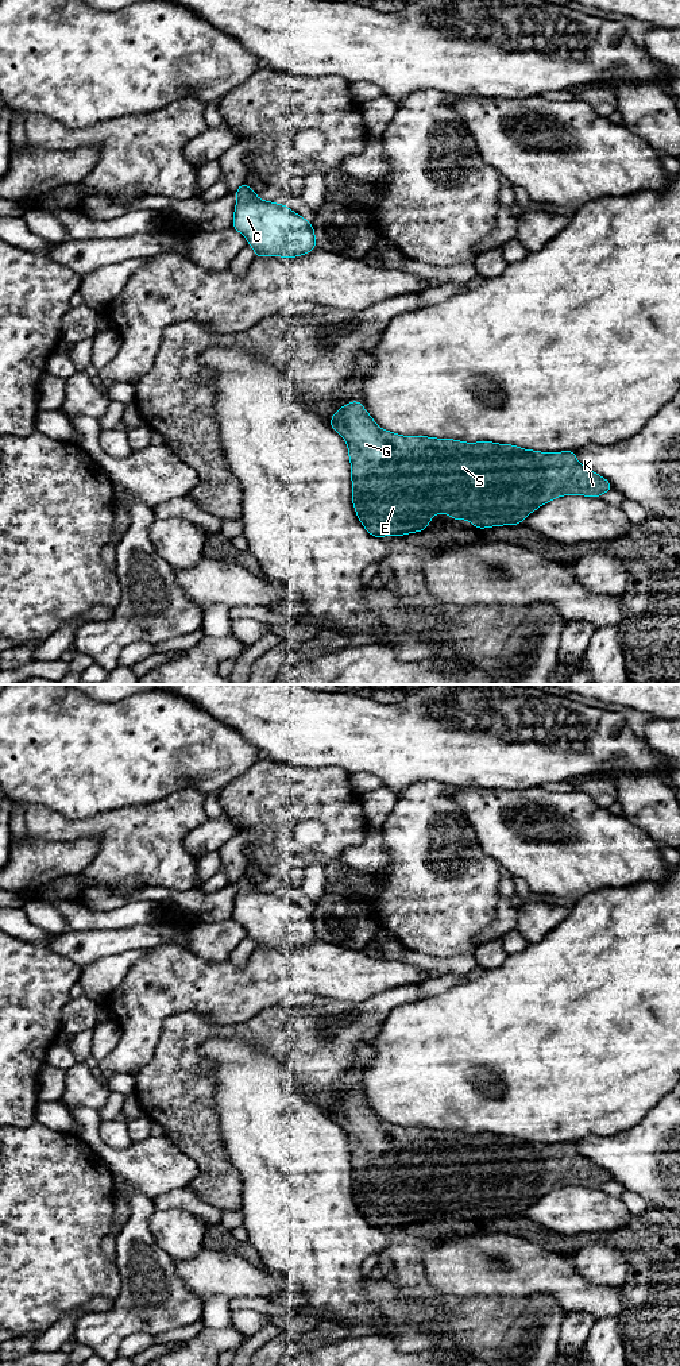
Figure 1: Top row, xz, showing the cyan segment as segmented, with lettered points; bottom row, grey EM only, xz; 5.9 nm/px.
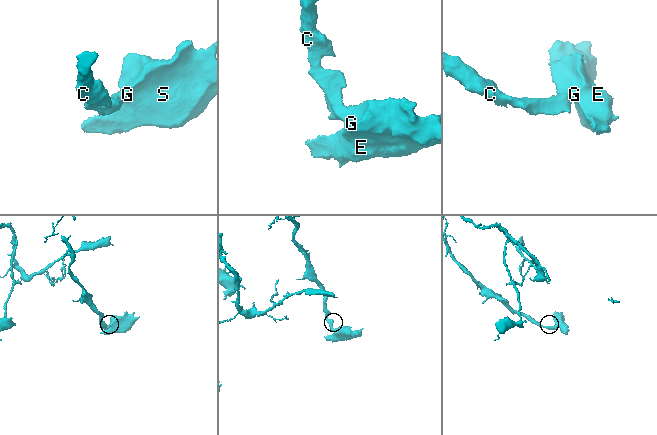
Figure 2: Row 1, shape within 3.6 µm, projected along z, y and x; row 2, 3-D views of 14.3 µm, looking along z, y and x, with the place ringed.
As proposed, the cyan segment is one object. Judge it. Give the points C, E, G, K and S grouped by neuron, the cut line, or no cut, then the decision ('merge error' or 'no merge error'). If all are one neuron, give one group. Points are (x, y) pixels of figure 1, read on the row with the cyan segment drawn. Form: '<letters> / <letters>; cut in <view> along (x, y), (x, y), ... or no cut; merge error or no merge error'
C E G K S; no cut; no merge error

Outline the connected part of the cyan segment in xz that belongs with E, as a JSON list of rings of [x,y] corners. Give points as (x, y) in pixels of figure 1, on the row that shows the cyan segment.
[[[360,400],[340,408],[329,425],[348,445],[358,518],[368,535],[379,539],[425,530],[440,513],[468,520],[478,529],[517,525],[557,497],[600,497],[613,489],[607,479],[582,466],[575,451],[538,452],[492,441],[401,436],[378,427]]]

